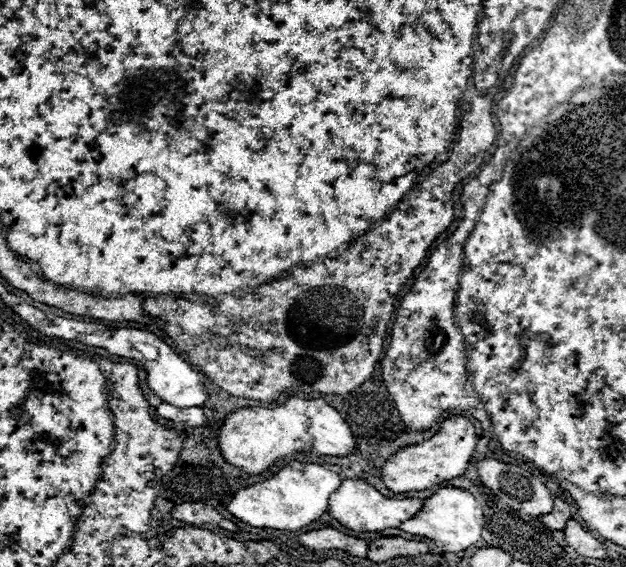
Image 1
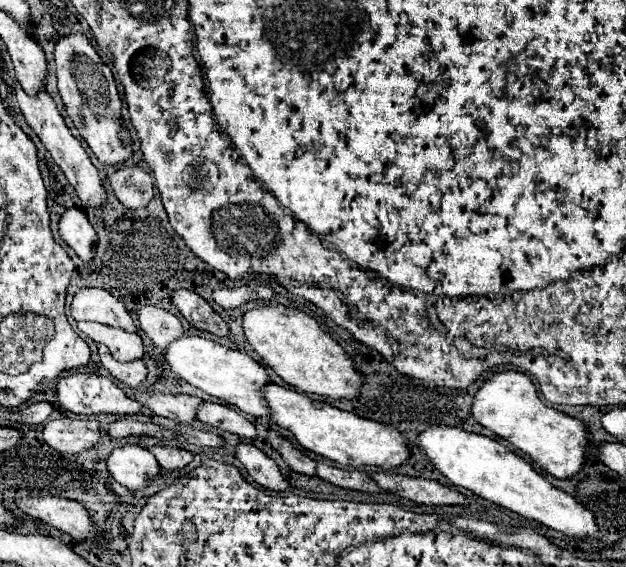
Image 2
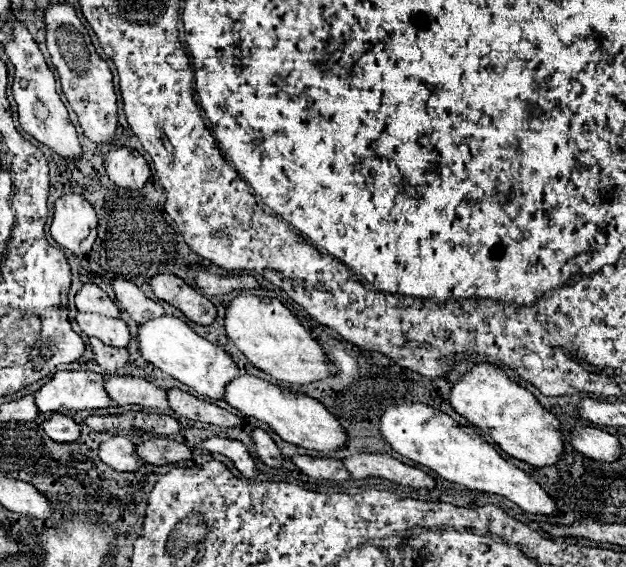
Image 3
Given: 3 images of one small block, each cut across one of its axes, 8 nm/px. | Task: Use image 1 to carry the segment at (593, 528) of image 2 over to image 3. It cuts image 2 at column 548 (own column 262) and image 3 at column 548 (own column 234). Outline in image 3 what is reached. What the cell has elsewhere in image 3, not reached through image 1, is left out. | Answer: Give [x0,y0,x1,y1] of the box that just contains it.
[380,404,560,516]

